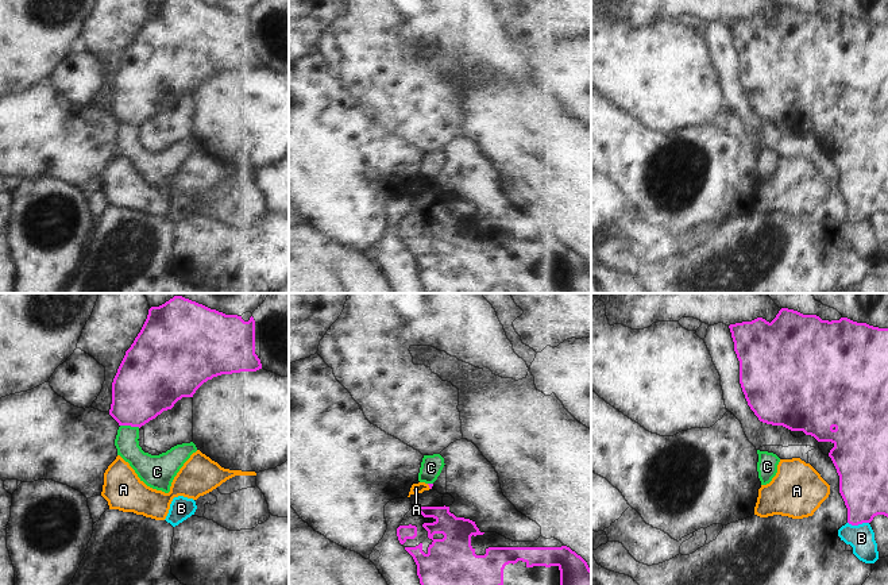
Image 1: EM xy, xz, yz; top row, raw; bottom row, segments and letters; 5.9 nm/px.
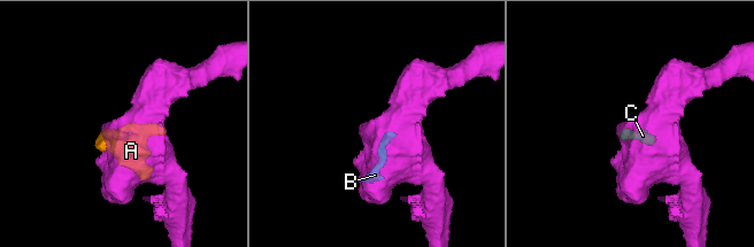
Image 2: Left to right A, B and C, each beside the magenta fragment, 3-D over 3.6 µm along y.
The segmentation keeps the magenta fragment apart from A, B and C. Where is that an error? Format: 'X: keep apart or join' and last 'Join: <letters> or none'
A: keep apart
B: keep apart
C: keep apart
Join: none

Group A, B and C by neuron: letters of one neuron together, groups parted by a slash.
A / B C

